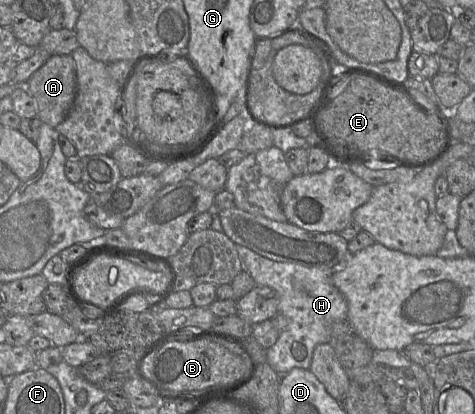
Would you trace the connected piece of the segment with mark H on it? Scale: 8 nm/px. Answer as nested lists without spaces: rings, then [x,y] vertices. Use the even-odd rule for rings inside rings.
[[[235,244],[242,270],[249,272],[255,285],[267,286],[278,295],[278,312],[288,320],[276,343],[266,350],[266,362],[279,375],[293,368],[309,369],[315,347],[331,343],[331,326],[347,320],[347,301],[332,281],[334,269],[307,267],[301,264],[280,262],[265,258],[251,249]]]

